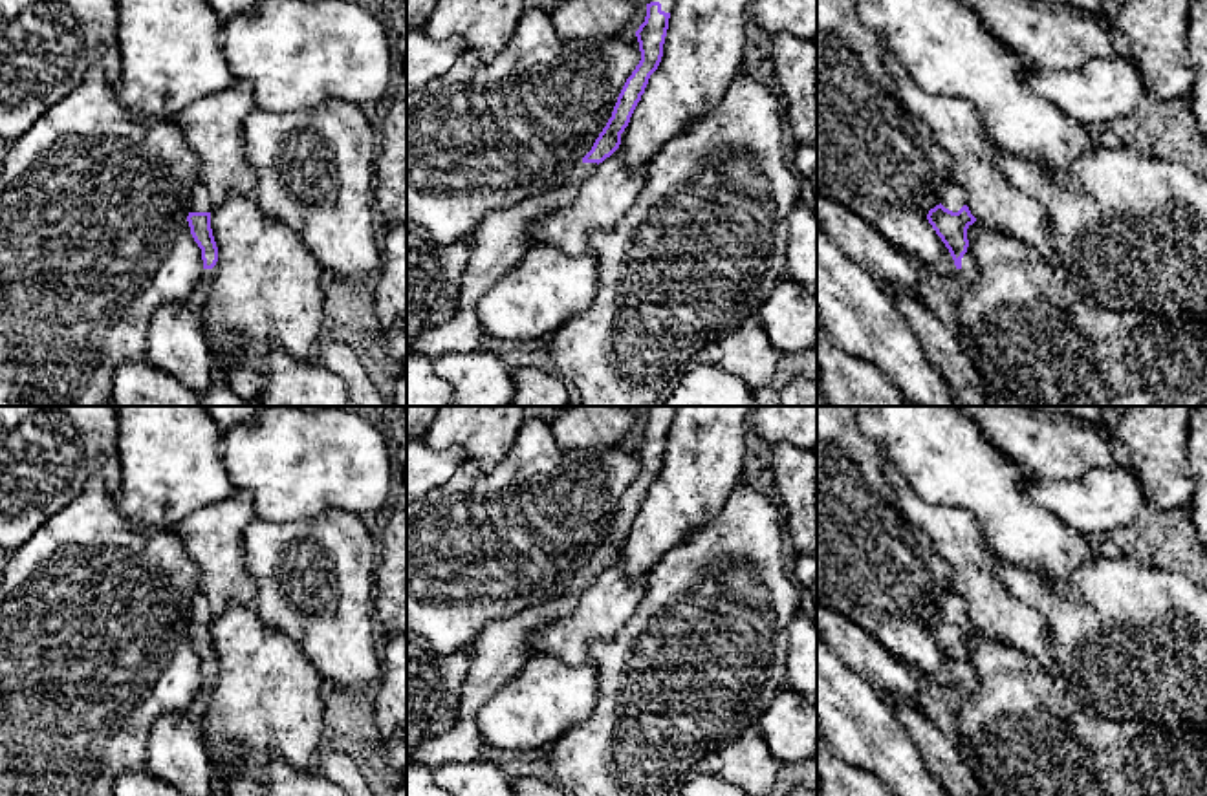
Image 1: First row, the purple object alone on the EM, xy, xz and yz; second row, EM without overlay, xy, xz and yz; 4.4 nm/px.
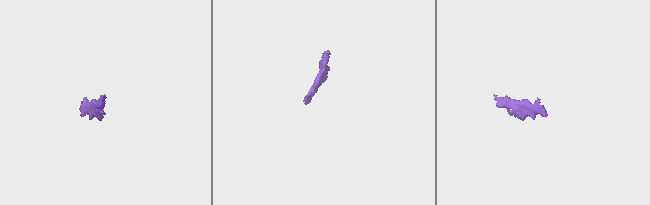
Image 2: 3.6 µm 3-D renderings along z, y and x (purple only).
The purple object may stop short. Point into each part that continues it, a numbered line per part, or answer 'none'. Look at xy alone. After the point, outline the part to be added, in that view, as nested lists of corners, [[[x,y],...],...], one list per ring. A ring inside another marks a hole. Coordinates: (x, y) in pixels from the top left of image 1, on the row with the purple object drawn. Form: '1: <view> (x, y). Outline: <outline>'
1: xy (200, 202). Outline: [[[196,183],[192,187],[190,201],[187,203],[189,212],[212,212],[214,207],[209,199],[209,190],[201,185]]]

